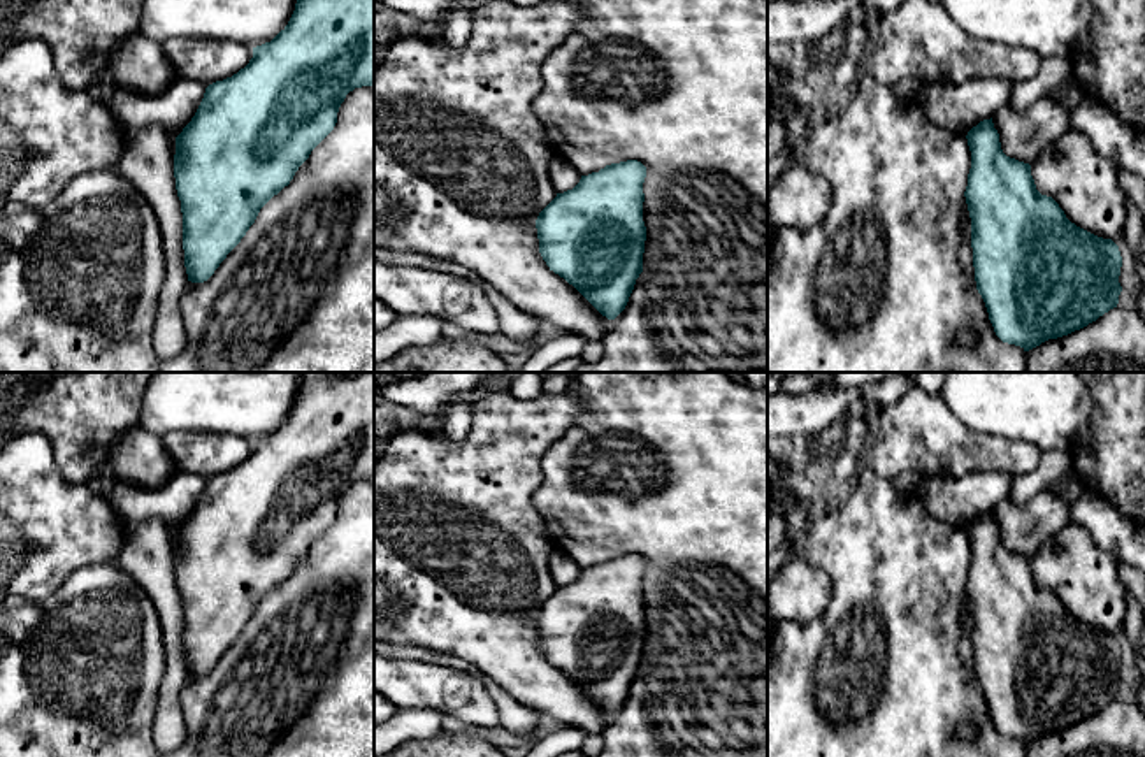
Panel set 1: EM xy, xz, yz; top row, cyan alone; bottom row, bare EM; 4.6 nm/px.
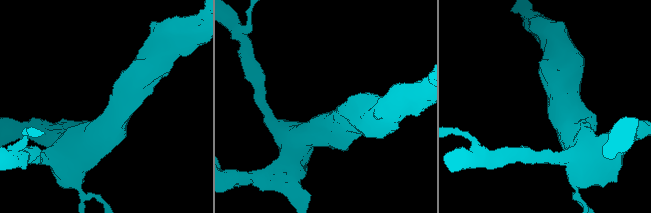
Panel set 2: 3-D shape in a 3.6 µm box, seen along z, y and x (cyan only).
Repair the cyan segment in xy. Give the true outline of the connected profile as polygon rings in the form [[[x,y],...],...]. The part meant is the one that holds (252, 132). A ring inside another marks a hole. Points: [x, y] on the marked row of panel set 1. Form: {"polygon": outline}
{"polygon": [[[297,0],[288,25],[270,40],[253,47],[253,58],[232,77],[216,81],[205,88],[204,98],[191,121],[176,137],[174,177],[183,213],[183,249],[188,281],[207,281],[227,255],[241,242],[255,223],[260,209],[290,184],[299,167],[311,151],[334,130],[337,112],[346,95],[355,88],[374,86],[374,0]]]}

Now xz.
{"polygon": [[[637,160],[606,165],[599,172],[581,176],[572,190],[557,193],[536,220],[539,253],[550,270],[572,285],[608,320],[625,309],[643,272],[645,177],[646,167]]]}

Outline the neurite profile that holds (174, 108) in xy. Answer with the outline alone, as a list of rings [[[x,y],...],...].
[[[181,77],[156,95],[135,93],[119,86],[105,105],[125,135],[149,125],[162,125],[177,137],[195,116],[205,88],[198,81]]]

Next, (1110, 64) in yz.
[[[1091,0],[1094,16],[1087,39],[1071,58],[1073,77],[1085,95],[1112,109],[1134,130],[1145,130],[1145,0]]]

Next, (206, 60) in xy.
[[[172,37],[162,42],[174,72],[181,79],[209,86],[232,77],[253,58],[253,47],[234,40]]]

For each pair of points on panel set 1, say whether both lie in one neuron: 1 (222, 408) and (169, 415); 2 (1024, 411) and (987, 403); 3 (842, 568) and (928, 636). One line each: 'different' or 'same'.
1: same
2: same
3: same

